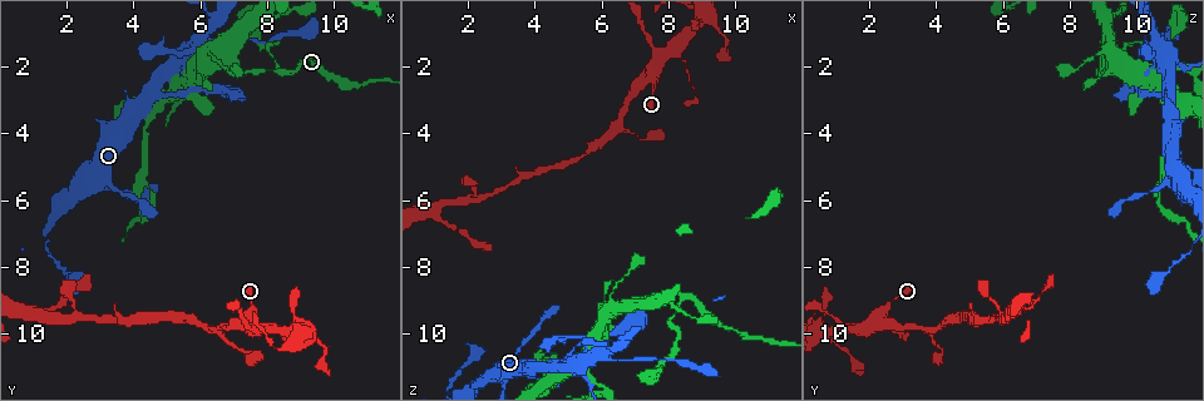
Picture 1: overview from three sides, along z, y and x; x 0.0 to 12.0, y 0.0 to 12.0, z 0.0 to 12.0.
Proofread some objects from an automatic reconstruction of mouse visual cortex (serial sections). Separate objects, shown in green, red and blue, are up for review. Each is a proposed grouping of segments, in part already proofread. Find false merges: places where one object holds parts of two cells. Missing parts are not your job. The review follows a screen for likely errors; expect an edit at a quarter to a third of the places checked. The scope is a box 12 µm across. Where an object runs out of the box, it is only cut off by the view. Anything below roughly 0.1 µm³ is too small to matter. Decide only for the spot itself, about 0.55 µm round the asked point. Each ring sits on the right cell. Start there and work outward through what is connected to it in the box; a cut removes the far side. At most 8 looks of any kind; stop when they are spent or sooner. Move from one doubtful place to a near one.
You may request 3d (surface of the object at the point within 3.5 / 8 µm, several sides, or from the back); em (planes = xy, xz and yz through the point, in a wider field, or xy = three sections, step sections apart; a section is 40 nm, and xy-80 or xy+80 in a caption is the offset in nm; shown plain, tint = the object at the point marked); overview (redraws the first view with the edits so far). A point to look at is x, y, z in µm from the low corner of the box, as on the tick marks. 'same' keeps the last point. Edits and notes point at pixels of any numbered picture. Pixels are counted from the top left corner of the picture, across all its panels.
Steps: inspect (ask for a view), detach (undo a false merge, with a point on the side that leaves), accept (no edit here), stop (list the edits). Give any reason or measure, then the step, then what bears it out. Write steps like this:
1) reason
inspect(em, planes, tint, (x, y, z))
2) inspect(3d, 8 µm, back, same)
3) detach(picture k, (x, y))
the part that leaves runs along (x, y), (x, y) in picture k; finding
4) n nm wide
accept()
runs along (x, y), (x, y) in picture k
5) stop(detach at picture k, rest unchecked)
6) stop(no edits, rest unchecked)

inspect(3d, 3.5 µm, (8.4, 2.2, 8.8))

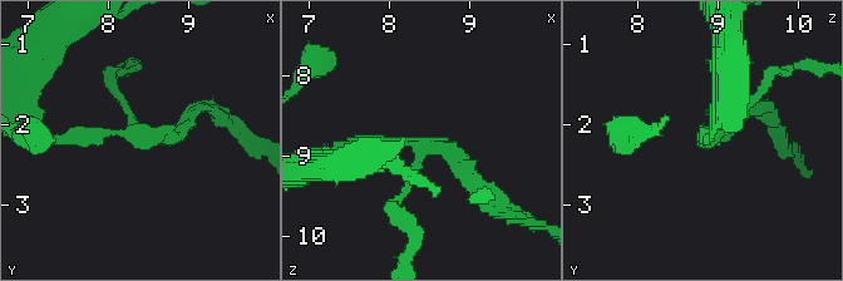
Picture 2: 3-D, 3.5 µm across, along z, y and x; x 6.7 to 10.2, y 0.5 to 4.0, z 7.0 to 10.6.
arms of 100, 150, 150 nm
accept()
runs along (477, 187), (442, 148), (343, 144) in picture 2; one cell here

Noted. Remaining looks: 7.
three arms meet
inspect(3d, 3.5 µm, (7.7, 9.9, 1.7))

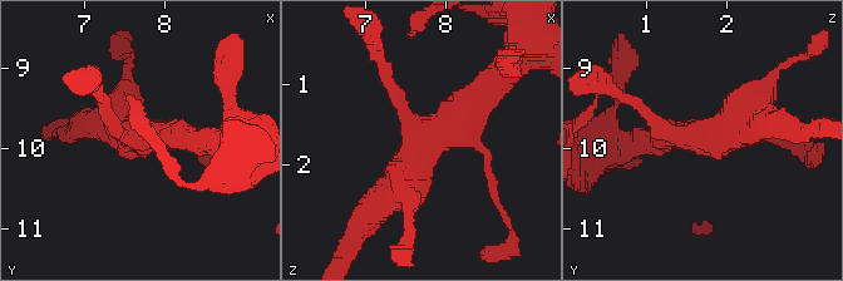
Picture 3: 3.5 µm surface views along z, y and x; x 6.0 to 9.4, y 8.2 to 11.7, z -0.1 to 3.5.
now the EM
inspect(em, xy, step 3, tint, (7.80, 9.85, 1.75))

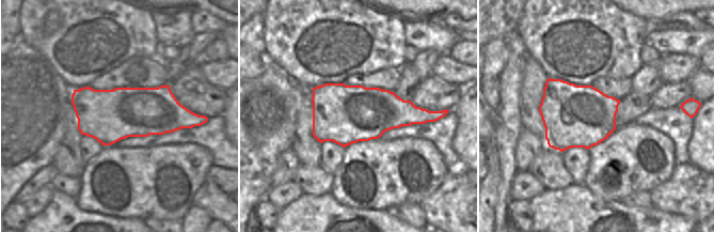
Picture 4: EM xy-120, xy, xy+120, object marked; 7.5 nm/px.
cut it another way
inspect(em, planes, tint, same)

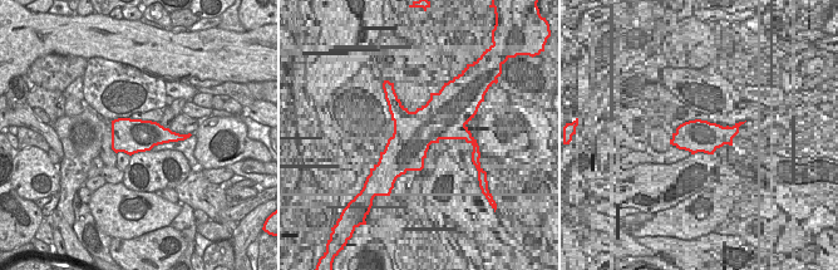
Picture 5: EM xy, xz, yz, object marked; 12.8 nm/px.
440 nm wide
accept()
runs along (410, 198), (402, 172), (491, 85) in picture 3; continuous, no second cell

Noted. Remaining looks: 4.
abrupt turn
inspect(3d, 3.5 µm, (4.4, 5.6, 10.6))

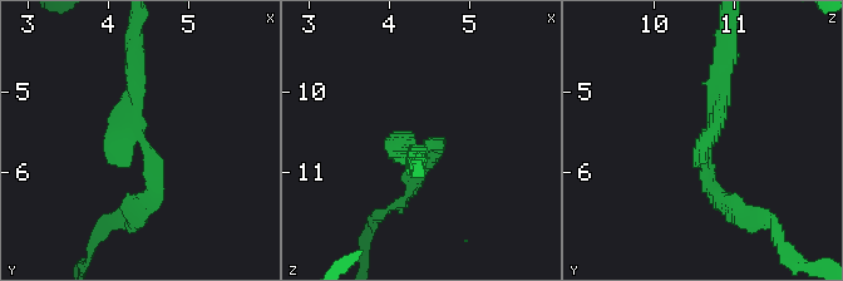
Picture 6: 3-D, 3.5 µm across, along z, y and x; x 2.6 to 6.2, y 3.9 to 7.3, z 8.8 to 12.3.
shape alone is not enough
inspect(em, xy, step 1, tint, (4.45, 5.65, 10.65))

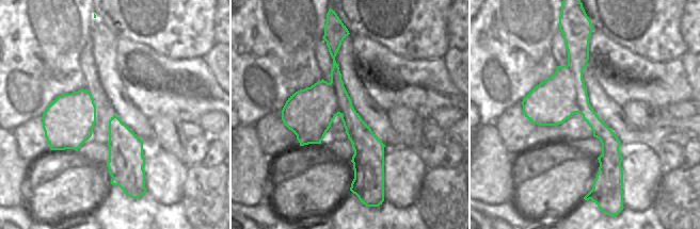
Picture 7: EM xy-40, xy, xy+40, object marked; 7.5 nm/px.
300 nm wide
detach(picture 6, (158, 182))
the part that leaves runs along (139, 143), (158, 190), (121, 216) in picture 6; a second cell is stuck on

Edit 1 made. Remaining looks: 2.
stop(detach at picture 6, rest unchecked)

